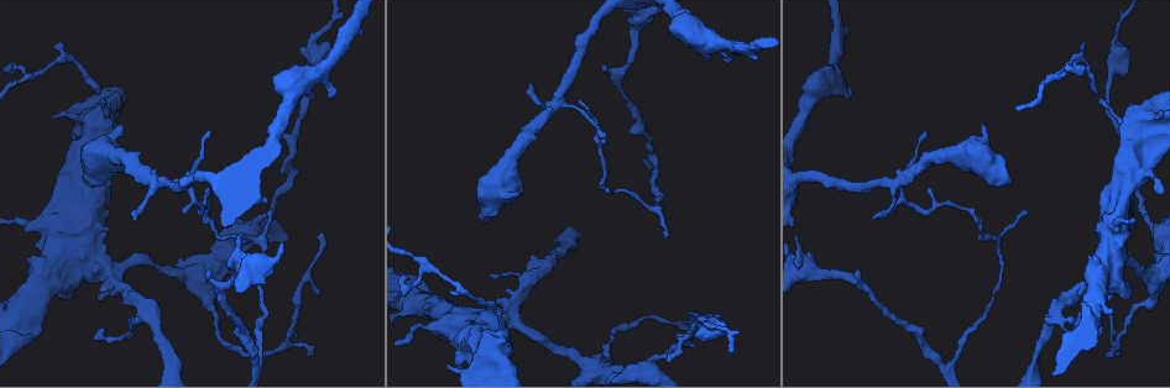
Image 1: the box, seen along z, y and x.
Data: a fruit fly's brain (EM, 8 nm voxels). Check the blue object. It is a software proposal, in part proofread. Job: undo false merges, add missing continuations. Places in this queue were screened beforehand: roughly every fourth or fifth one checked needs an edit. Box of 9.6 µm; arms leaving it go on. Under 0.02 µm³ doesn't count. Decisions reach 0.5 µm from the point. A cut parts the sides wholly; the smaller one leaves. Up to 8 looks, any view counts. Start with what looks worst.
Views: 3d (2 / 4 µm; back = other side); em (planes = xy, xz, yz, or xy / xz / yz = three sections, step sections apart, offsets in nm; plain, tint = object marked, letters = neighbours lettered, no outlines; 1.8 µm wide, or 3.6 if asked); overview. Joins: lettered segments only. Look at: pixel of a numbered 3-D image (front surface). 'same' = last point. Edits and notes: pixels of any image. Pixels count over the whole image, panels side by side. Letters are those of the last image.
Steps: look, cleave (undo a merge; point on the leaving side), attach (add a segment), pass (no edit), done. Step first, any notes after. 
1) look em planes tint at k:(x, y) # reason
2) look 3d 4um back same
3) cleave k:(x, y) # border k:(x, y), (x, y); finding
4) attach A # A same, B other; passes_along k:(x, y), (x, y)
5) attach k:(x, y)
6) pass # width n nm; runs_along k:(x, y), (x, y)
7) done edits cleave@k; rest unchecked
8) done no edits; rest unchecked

look em 3.6um planes tint at 1:(492, 309)

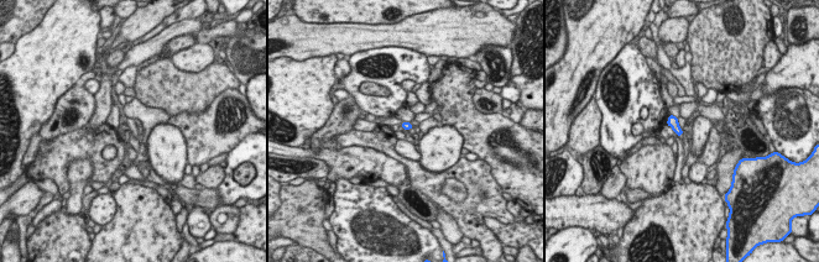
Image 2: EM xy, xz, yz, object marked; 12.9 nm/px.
look em 3.6um planes letters same # what lies round it

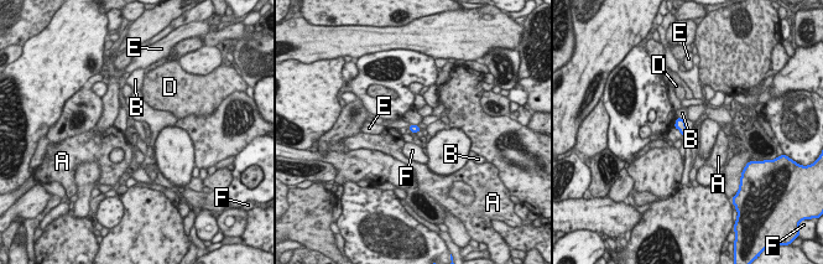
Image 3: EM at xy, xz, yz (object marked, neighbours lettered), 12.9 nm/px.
pass # A other, B other, D other, E other, F other; border 3:(680, 117), (685, 120); none of them fits

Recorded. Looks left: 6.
look em planes tint at 1:(895, 183) # two arms in line, one across

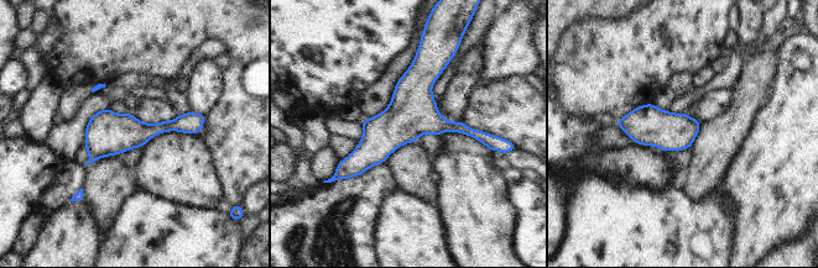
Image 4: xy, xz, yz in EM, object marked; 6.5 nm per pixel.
look em planes letters same # what lies round it

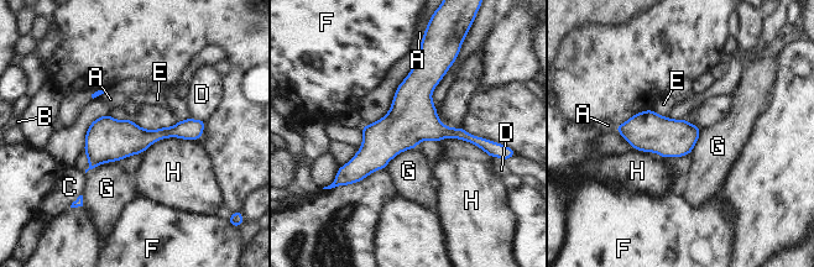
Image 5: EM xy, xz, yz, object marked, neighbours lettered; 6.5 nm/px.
pass # longest_contact H 360 nm; A other, B other, C other, D other, E other, F other, G other, H other; runs_along 5:(483, 142), (396, 131), (343, 169); continuous, no second neuron

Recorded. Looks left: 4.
look em 3.6um xz step 16 tint at 1:(504, 171) # sudden change in width

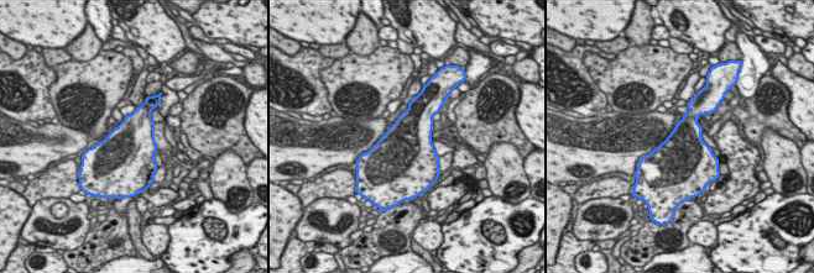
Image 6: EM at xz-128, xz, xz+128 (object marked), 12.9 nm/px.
look em 3.6um planes tint same # cut it another way

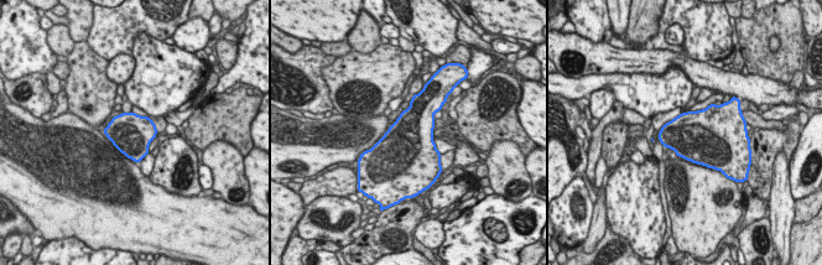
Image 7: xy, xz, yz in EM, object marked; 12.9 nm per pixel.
look em 3.6um planes letters same

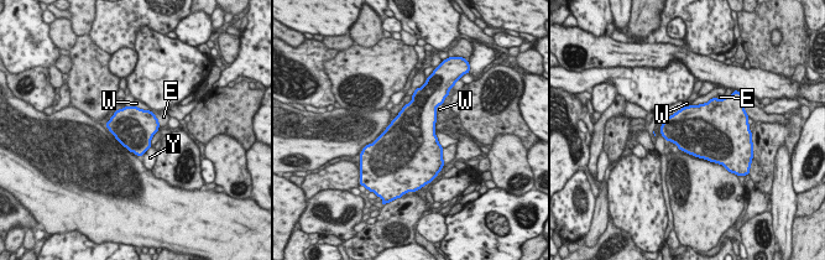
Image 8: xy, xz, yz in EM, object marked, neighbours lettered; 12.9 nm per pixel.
pass # E other, W other, Y other; border 8:(716, 97), (703, 103), (684, 107); continuous, no second neuron

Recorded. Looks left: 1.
done no edits; rest unchecked

